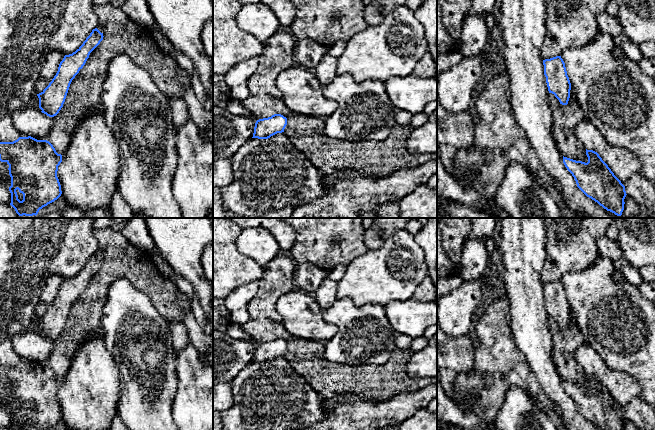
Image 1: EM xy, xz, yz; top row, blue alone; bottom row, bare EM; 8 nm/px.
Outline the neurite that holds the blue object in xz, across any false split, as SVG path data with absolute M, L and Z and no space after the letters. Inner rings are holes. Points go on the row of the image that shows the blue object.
M274 114L271 117L259 119L255 123L252 138L268 139L271 136L284 132L287 125L287 118L281 114Z

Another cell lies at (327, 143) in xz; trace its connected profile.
M250 94L241 104L257 120L274 114L286 117L285 135L323 177L339 170L353 169L373 178L382 178L437 160L437 153L408 151L406 141L414 130L411 124L395 124L383 141L348 141L327 137L324 134L325 118L293 112L282 99Z

